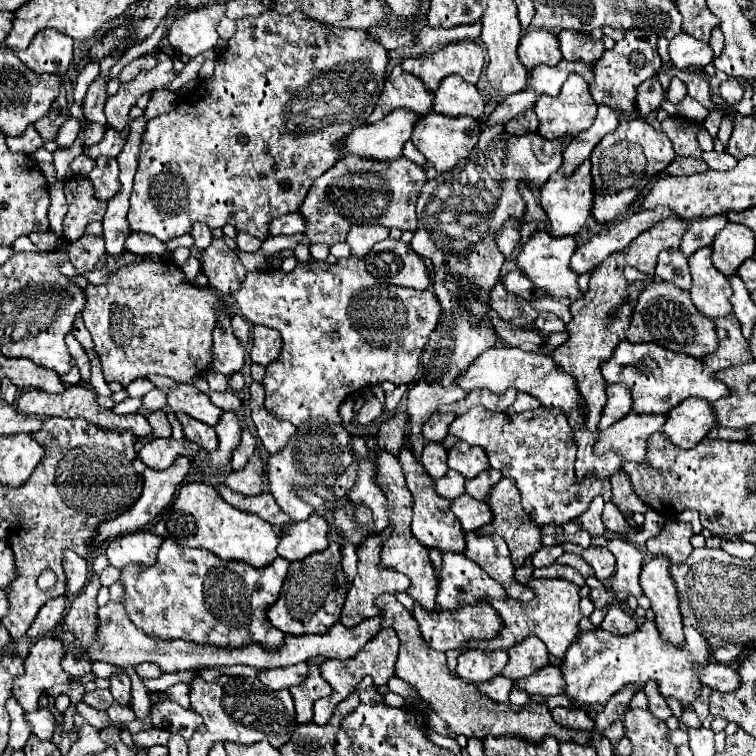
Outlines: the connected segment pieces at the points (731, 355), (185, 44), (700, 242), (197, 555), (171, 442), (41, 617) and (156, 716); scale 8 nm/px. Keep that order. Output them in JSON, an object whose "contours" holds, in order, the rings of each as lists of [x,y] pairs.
{"contours":[[[[730,314],[724,320],[714,320],[714,322],[716,322],[720,346],[714,354],[702,358],[704,364],[710,370],[718,372],[718,370],[726,370],[726,368],[732,368],[732,366],[752,362],[754,358],[752,358],[752,352],[748,348],[748,342],[744,340],[744,336],[740,332],[738,318],[734,314]]],[[[212,4],[180,14],[170,24],[168,42],[190,58],[214,48],[214,42],[218,40],[216,24],[224,16],[224,10],[222,4]]],[[[726,214],[720,216],[710,216],[710,218],[698,218],[696,222],[692,222],[690,230],[682,236],[682,244],[680,250],[686,258],[692,256],[692,252],[696,252],[698,248],[704,246],[712,246],[714,236],[726,226]]],[[[164,540],[158,550],[158,560],[154,566],[130,564],[122,570],[120,580],[126,586],[124,606],[130,620],[151,638],[190,640],[196,644],[218,644],[238,648],[238,644],[282,644],[282,632],[266,622],[266,608],[274,604],[288,574],[286,560],[276,558],[266,568],[254,568],[240,560],[222,560],[216,554],[202,548],[180,546],[174,540]]],[[[154,438],[140,450],[140,458],[146,466],[164,470],[170,468],[178,456],[186,456],[190,460],[190,468],[194,468],[194,456],[198,452],[202,452],[202,448],[186,438]]],[[[60,596],[60,598],[54,598],[54,600],[46,602],[44,608],[40,608],[40,612],[36,614],[36,620],[32,622],[32,626],[28,628],[28,636],[36,638],[40,634],[46,634],[46,632],[54,630],[62,620],[62,612],[64,612],[66,602],[68,602],[66,596]]],[[[166,700],[152,708],[152,724],[160,730],[166,730],[170,734],[180,734],[184,740],[190,740],[190,736],[202,724],[202,718],[194,710],[182,708]]]]}

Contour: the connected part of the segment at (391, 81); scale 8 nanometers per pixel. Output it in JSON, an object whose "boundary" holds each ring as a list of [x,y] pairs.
{"boundary":[[[394,66],[392,74],[386,78],[384,90],[378,98],[374,112],[368,116],[366,124],[378,122],[382,116],[390,114],[396,108],[410,108],[412,112],[430,112],[434,102],[434,92],[430,92],[422,80],[402,72],[402,66]]]}

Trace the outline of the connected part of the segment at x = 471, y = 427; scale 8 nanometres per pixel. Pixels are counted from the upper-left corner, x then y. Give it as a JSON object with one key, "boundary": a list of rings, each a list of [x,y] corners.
{"boundary":[[[474,406],[450,424],[450,434],[468,444],[482,446],[488,454],[490,466],[500,470],[506,478],[516,480],[522,494],[522,506],[540,526],[550,522],[564,526],[586,512],[596,496],[602,496],[604,502],[610,502],[612,498],[610,480],[598,480],[590,474],[584,480],[576,478],[576,442],[568,418],[560,408],[540,406],[520,414],[508,414]]]}

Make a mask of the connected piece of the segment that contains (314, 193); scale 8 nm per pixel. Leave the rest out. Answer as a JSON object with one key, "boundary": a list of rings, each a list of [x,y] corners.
{"boundary":[[[344,156],[326,172],[314,180],[300,212],[306,216],[306,236],[312,244],[322,242],[332,246],[346,240],[350,226],[360,224],[382,224],[386,228],[416,230],[416,200],[418,192],[426,184],[424,168],[418,168],[414,162],[404,156],[398,160],[370,160],[362,156]]]}

